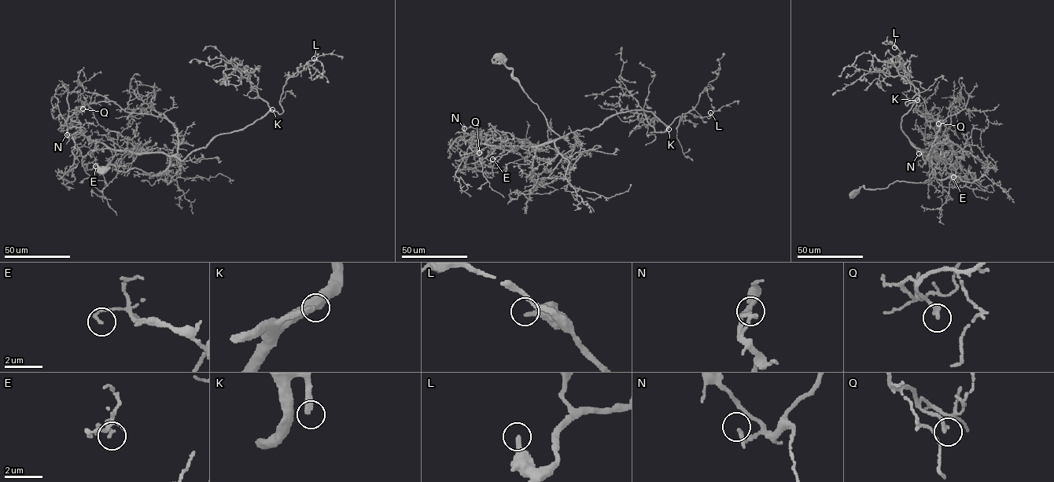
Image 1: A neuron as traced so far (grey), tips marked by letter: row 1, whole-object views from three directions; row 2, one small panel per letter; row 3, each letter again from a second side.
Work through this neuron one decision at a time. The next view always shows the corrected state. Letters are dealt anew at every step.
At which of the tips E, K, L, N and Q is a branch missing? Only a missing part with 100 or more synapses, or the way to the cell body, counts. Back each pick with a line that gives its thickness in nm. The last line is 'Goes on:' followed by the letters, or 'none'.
K: 280 nm thick
Goes on: K

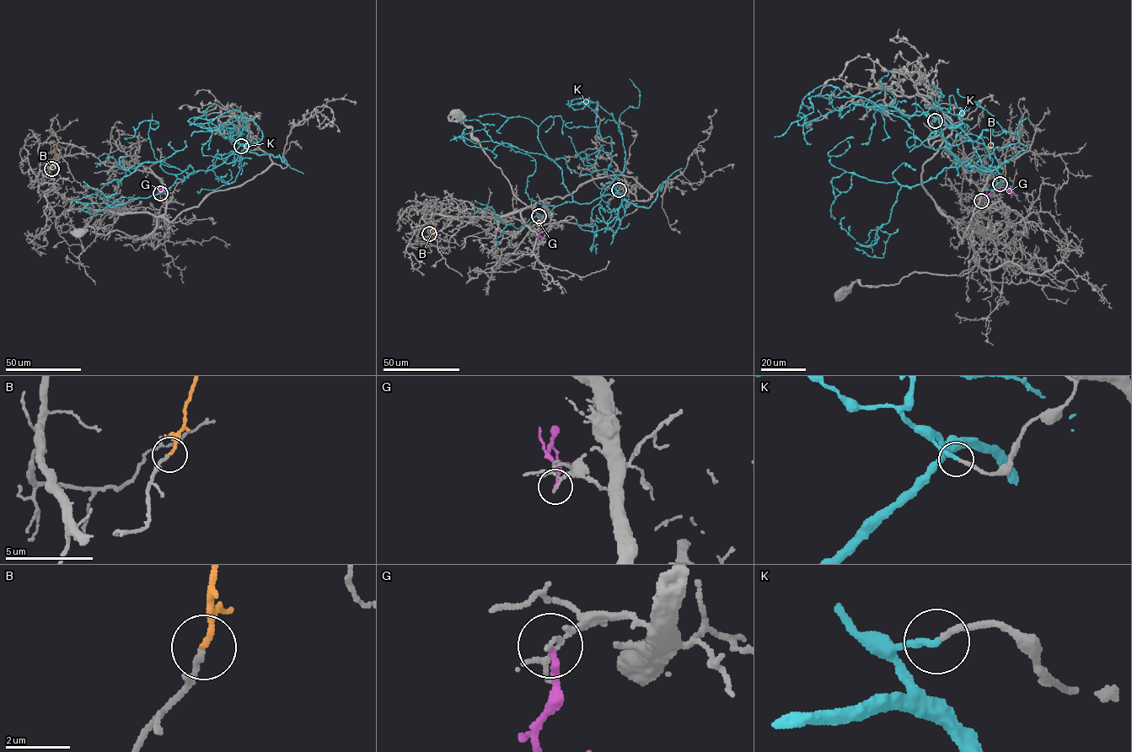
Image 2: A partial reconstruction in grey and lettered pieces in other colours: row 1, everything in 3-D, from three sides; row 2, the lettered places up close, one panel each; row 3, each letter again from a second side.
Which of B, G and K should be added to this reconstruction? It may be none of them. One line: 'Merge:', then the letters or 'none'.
Merge: B

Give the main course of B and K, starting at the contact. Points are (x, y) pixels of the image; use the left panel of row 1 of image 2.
B: (51, 169), (56, 146), (54, 142)
K: (241, 146), (221, 164), (178, 179), (158, 194), (120, 197), (92, 213), (83, 210), (88, 204)

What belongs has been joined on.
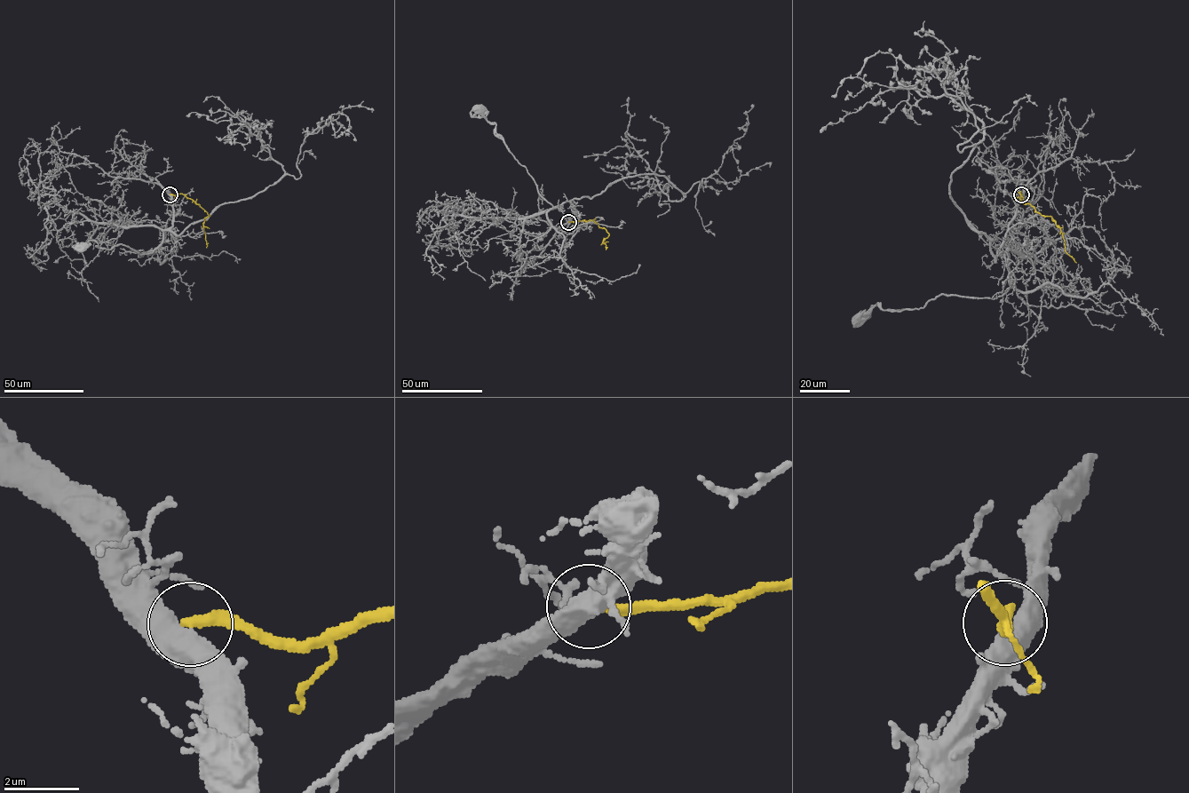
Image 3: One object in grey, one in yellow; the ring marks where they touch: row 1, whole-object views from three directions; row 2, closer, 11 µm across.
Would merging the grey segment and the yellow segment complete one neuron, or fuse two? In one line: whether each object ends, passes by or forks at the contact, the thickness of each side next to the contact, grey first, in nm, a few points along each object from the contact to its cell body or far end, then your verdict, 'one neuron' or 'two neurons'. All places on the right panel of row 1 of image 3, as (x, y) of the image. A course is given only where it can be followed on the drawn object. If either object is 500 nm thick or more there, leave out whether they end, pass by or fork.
500/300 nm | grey via (1021, 195), (998, 249), (1005, 293), (938, 295), (901, 310), (877, 303), (859, 318) | yellow via (1021, 194), (1020, 200), (1025, 203), (1051, 217), (1060, 228), (1066, 251), (1076, 262) | two neurons

